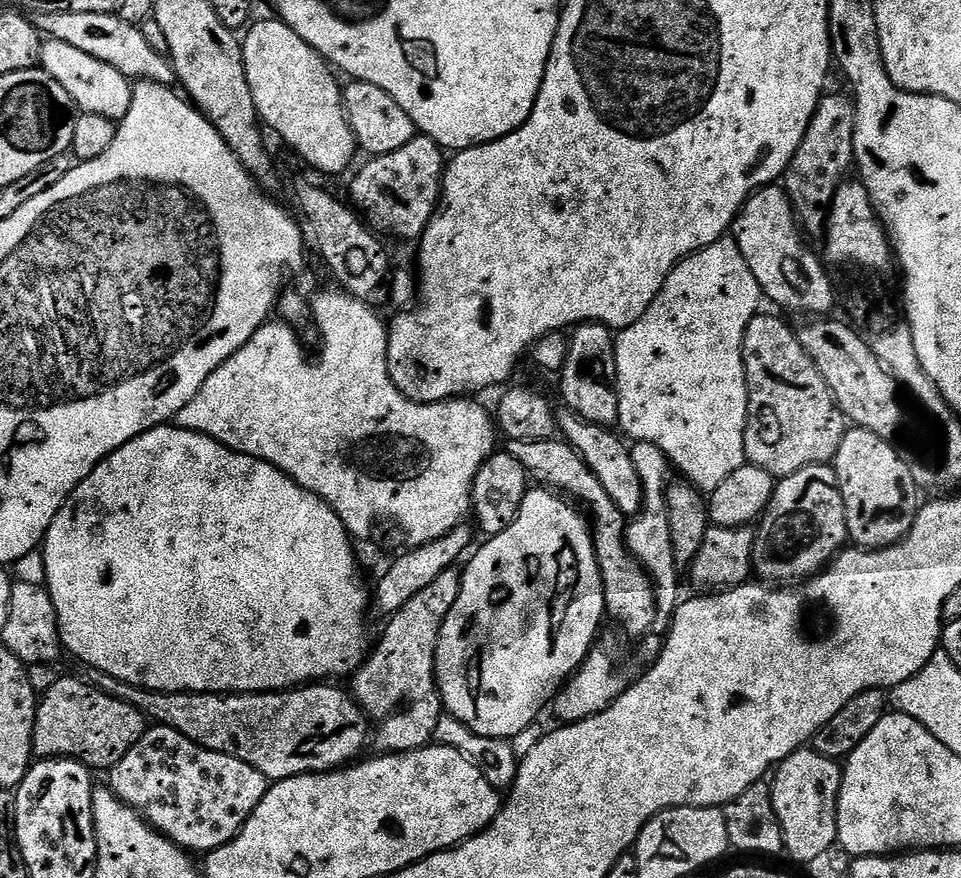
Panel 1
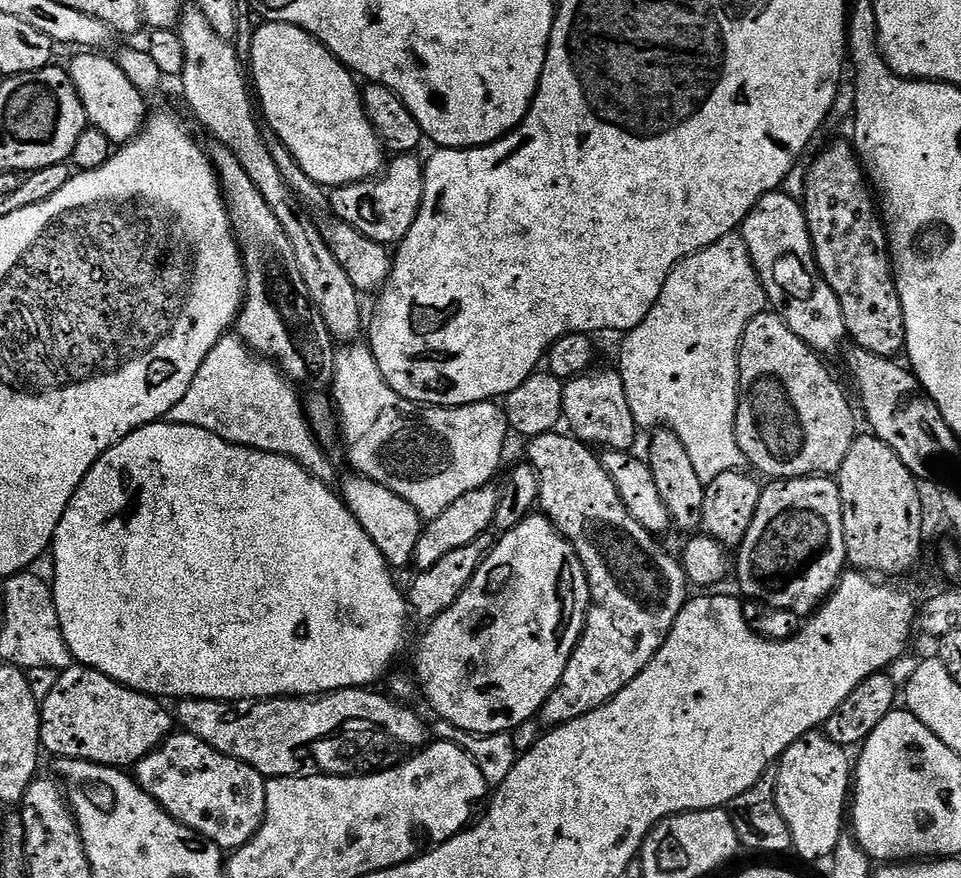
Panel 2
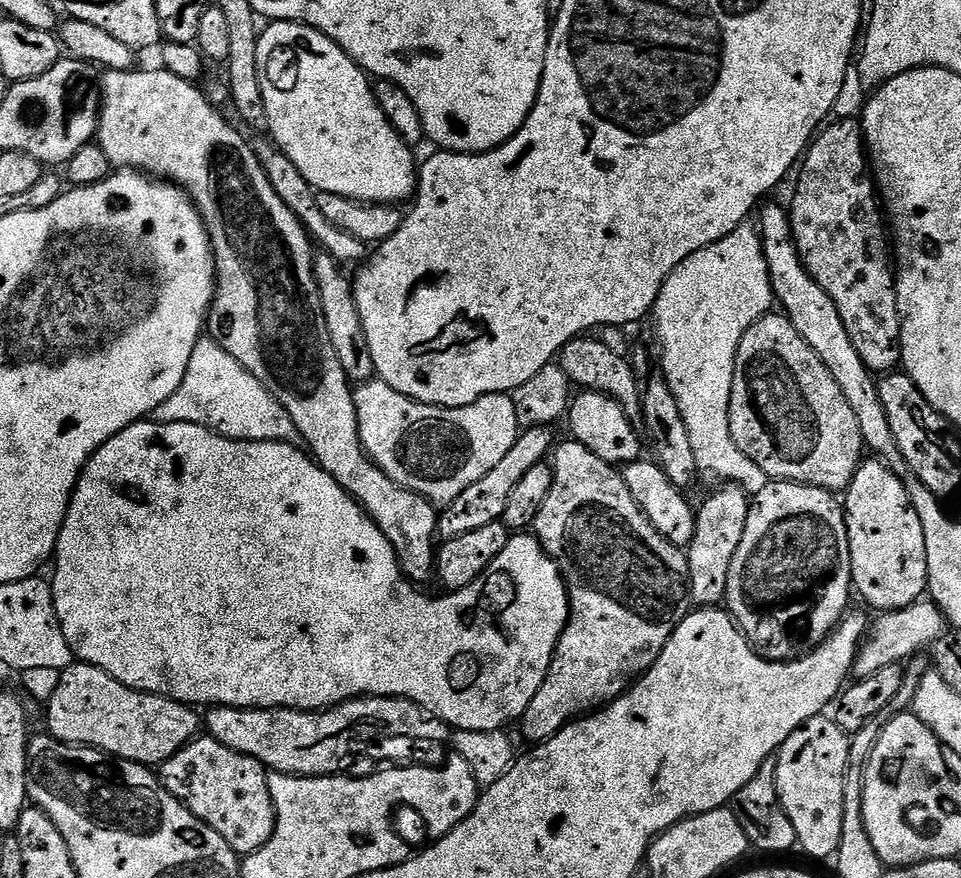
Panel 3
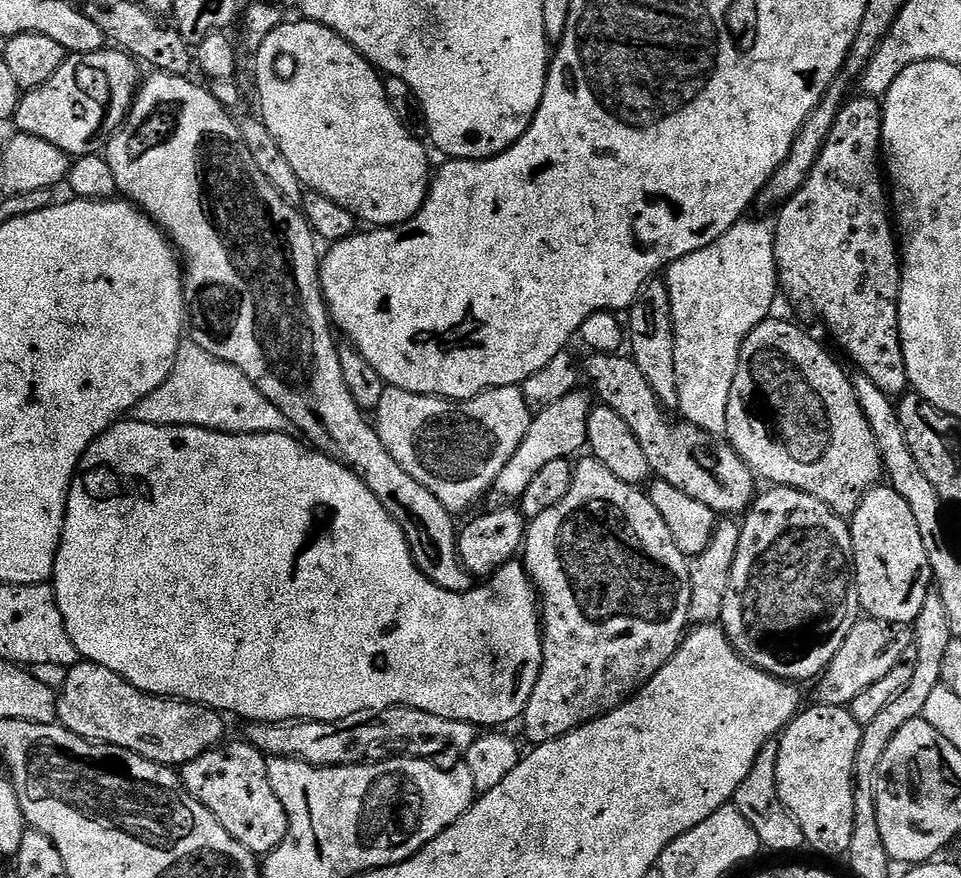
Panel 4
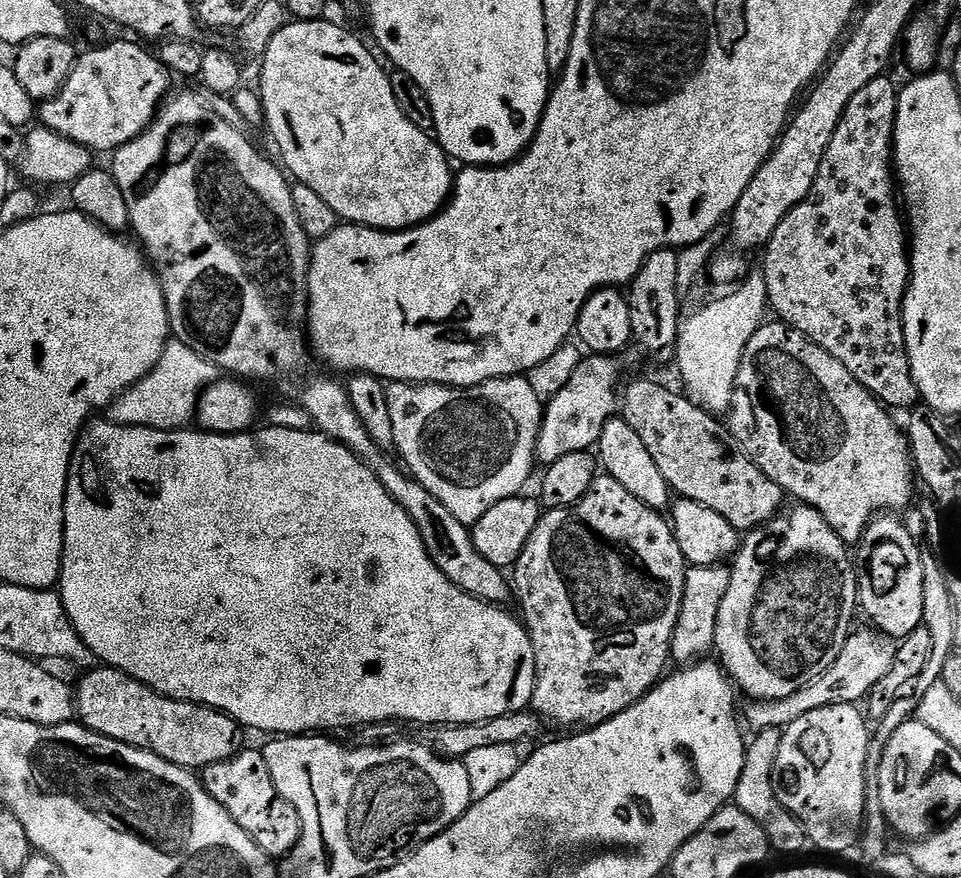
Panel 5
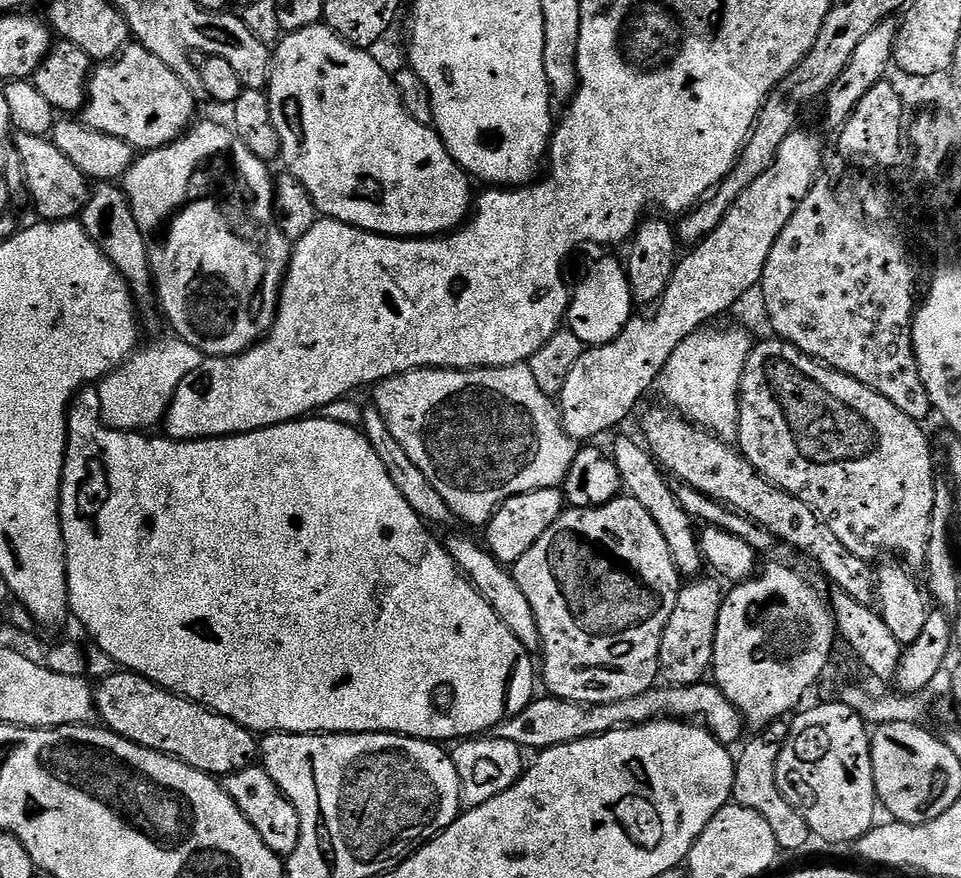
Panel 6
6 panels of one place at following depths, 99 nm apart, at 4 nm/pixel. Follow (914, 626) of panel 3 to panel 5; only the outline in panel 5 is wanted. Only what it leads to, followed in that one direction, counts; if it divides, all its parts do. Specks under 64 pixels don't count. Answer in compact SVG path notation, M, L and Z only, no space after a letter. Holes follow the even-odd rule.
M876 630L871 631L853 631L846 646L842 646L842 654L838 654L838 662L834 662L834 666L830 666L826 674L810 682L810 686L798 690L798 694L790 694L790 698L781 700L758 700L749 703L748 720L746 716L747 727L749 729L752 727L753 733L771 728L783 730L789 728L794 722L798 722L798 718L803 718L814 710L822 710L822 706L859 705L874 690L874 686L878 686L878 682L886 678L898 647L893 637L883 635Z

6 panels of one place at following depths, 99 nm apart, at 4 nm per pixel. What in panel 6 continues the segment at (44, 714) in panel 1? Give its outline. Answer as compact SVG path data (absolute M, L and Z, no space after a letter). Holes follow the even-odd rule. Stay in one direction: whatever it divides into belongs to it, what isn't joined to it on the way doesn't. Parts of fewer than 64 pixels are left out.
M119 670L95 685L96 710L103 727L130 742L186 762L209 776L223 778L260 760L257 733L202 704L168 692L137 672Z

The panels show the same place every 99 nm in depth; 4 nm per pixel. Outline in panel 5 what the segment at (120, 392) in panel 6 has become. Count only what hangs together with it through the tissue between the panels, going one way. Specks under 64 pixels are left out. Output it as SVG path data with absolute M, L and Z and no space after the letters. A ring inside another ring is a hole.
M169 339L167 346L162 350L162 358L158 358L158 366L146 374L134 386L130 386L125 392L112 403L107 409L106 416L113 424L122 426L134 426L135 428L153 428L163 432L179 432L189 427L188 423L196 420L196 406L200 402L200 394L210 384L216 383L218 369L209 361L198 354L190 345L184 344L181 340Z

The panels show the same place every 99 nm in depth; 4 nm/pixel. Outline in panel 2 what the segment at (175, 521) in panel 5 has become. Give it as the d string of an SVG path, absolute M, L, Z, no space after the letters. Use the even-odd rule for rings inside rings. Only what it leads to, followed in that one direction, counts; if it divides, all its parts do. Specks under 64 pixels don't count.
M157 422L147 424L138 430L134 430L122 442L118 442L110 450L106 450L90 466L86 478L78 486L74 498L70 498L66 514L62 514L62 522L58 522L58 530L52 539L50 557L52 556L52 568L56 571L56 581L51 581L53 604L57 608L58 622L64 635L66 646L72 651L73 661L79 662L83 667L93 668L102 674L106 674L112 680L133 688L136 692L145 692L147 696L165 698L164 696L176 696L177 701L182 700L226 700L239 702L241 700L278 700L281 698L311 698L323 696L325 692L337 692L343 688L363 688L372 686L375 680L384 676L384 671L392 664L392 659L404 648L404 639L408 636L408 616L410 617L410 605L405 593L400 592L398 585L392 581L394 575L382 550L366 534L358 522L356 515L349 510L347 504L339 495L336 496L324 485L321 477L313 476L308 469L290 456L263 452L257 448L247 448L241 444L228 444L219 434L210 430L202 430L198 426L186 426L185 424L173 424L171 422ZM533 514L525 518L518 526L507 529L501 540L493 543L492 551L484 557L480 563L480 569L474 574L474 578L464 587L464 592L454 602L452 608L448 608L441 616L427 625L424 637L420 640L420 649L416 652L416 672L422 692L428 695L432 708L439 719L450 722L467 732L477 732L480 736L489 736L499 732L511 733L512 729L522 726L522 722L533 719L543 709L544 703L550 698L550 694L562 682L562 674L566 674L566 666L576 649L576 643L584 635L582 616L576 613L576 576L577 580L583 577L584 567L580 559L572 549L572 543L552 525L551 520L543 514Z

